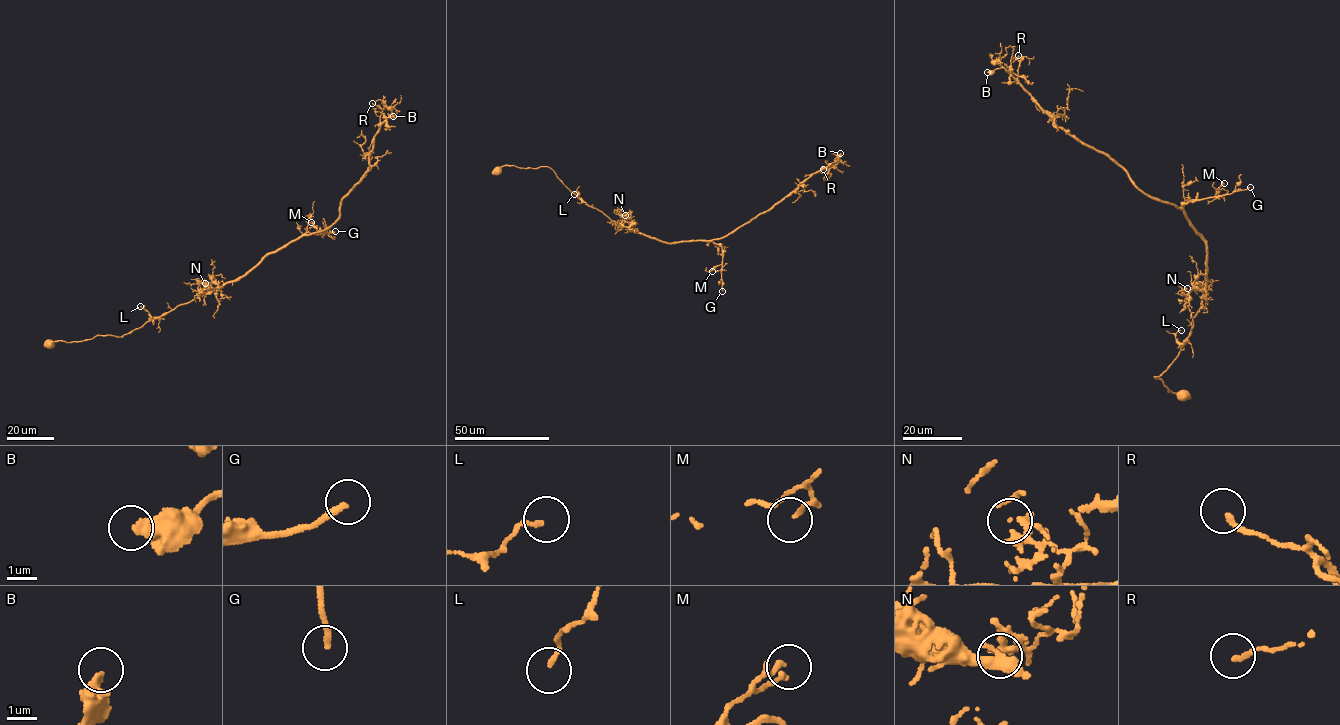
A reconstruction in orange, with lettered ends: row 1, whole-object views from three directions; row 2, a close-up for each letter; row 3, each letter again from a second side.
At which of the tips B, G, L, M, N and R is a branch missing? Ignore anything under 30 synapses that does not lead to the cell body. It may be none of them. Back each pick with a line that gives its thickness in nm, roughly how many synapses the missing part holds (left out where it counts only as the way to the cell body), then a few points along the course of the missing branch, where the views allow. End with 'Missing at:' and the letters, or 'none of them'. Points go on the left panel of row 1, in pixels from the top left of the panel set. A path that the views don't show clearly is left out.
G: 220 nm | 40 syn | (335, 231), (347, 245)
Missing at: G

